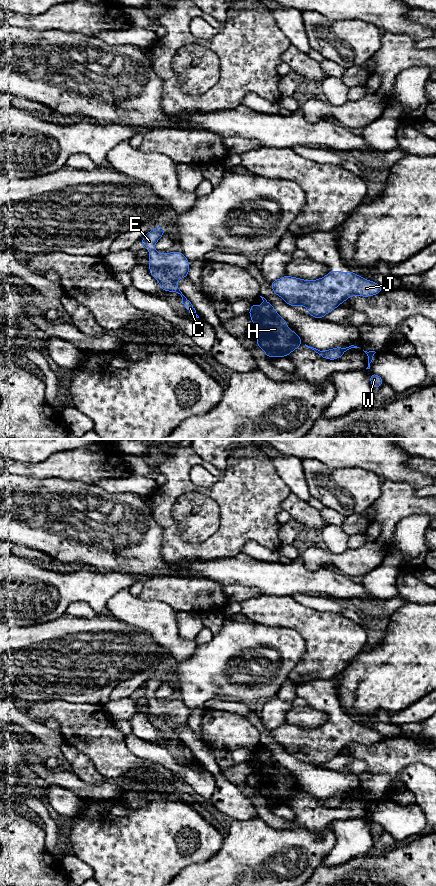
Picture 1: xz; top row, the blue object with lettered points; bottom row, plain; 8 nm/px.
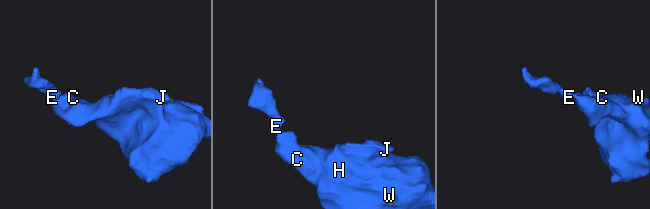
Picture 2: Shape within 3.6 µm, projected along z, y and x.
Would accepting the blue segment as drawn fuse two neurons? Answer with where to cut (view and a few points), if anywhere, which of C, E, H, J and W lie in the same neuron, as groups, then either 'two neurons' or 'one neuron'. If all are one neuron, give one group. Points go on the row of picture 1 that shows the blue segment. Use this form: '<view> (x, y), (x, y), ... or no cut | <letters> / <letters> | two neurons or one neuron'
no cut | C E H J W | one neuron

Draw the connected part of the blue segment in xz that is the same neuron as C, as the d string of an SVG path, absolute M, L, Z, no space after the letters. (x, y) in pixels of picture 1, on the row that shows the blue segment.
M156 226L148 232L142 239L141 246L150 251L149 254L149 273L160 283L161 289L166 293L168 291L176 292L182 297L183 306L189 313L195 313L196 310L192 303L182 294L176 281L179 278L187 278L189 272L189 261L184 256L183 252L169 252L160 254L154 249L156 242L166 232L160 226Z

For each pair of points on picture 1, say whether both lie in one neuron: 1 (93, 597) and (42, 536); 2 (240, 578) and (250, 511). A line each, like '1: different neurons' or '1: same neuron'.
1: different neurons
2: different neurons

